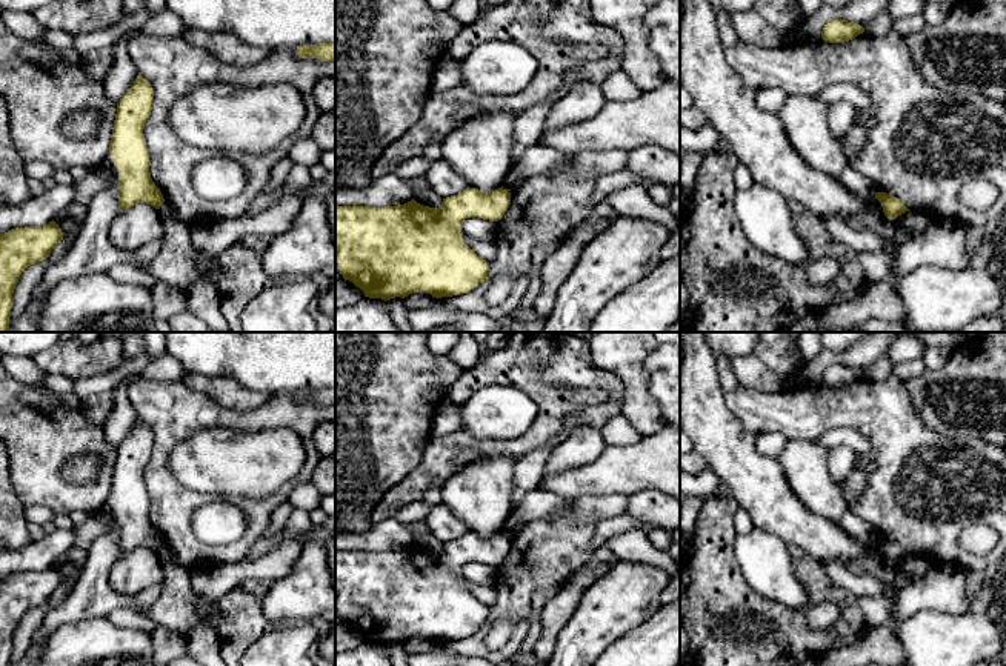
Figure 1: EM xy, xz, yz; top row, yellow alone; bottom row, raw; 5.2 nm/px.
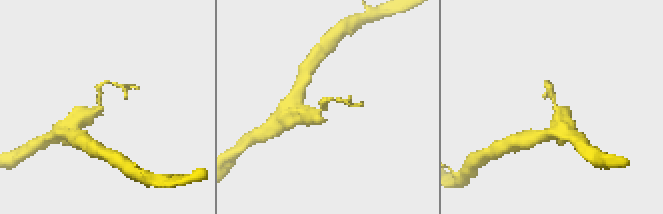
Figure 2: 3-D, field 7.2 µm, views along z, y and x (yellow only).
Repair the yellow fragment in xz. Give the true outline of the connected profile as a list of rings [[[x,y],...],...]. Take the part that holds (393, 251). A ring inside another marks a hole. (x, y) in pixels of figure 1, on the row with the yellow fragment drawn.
[[[501,186],[492,192],[466,188],[443,198],[438,208],[417,203],[414,198],[398,206],[338,206],[335,205],[335,268],[345,280],[360,288],[365,297],[391,300],[412,292],[426,292],[435,298],[461,295],[474,291],[488,278],[489,261],[463,243],[461,225],[469,217],[498,221],[511,205],[511,194]]]

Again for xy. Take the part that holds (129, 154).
[[[137,75],[131,89],[117,103],[111,137],[111,155],[118,169],[118,209],[146,203],[160,209],[165,198],[151,178],[145,123],[151,115],[154,91]]]

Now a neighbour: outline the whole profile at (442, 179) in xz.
[[[445,160],[431,163],[425,178],[431,189],[443,198],[457,195],[468,188],[466,180],[458,175]]]

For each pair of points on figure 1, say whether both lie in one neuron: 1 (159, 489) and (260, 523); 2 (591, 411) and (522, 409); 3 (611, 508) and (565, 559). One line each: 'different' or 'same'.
1: same
2: different
3: same

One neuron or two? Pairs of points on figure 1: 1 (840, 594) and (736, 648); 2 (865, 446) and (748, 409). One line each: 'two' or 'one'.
1: one
2: two

